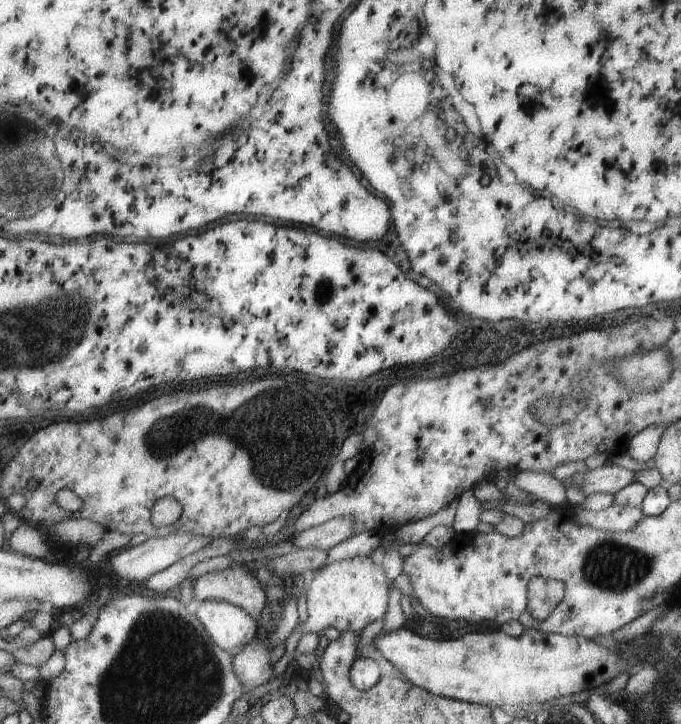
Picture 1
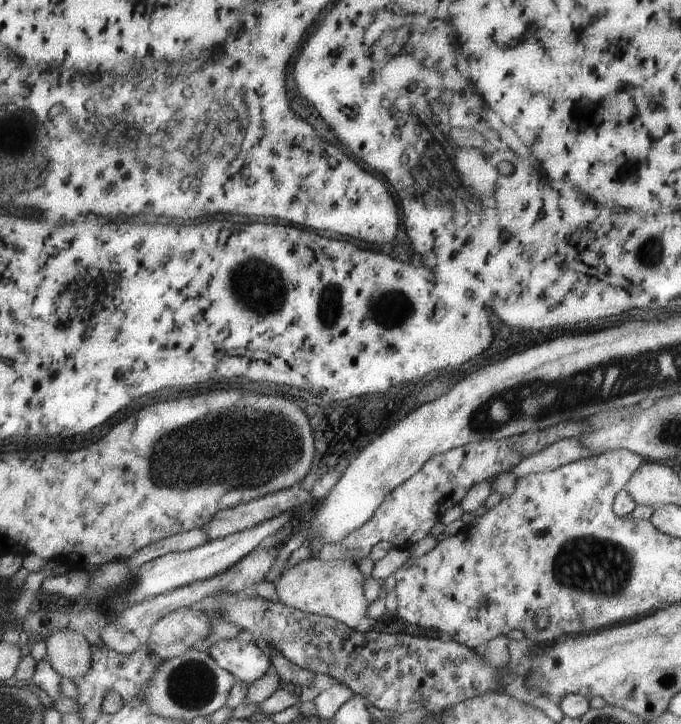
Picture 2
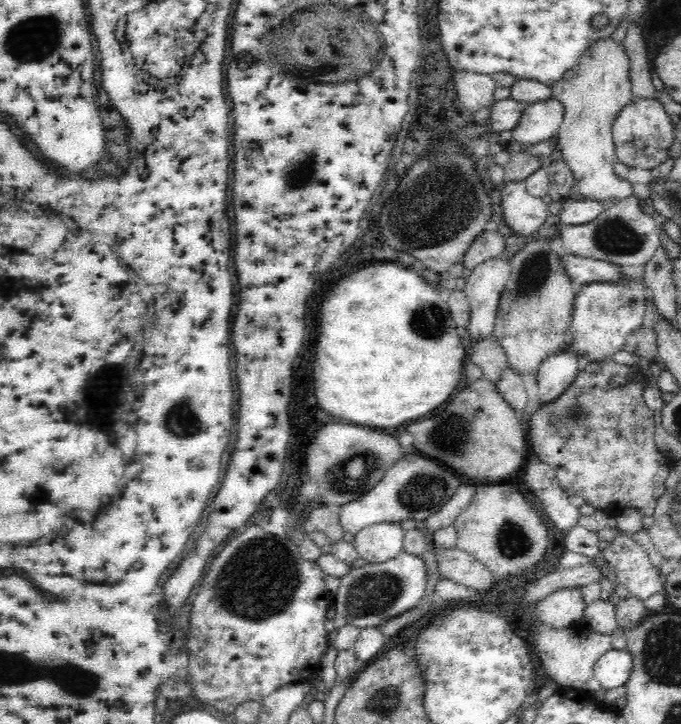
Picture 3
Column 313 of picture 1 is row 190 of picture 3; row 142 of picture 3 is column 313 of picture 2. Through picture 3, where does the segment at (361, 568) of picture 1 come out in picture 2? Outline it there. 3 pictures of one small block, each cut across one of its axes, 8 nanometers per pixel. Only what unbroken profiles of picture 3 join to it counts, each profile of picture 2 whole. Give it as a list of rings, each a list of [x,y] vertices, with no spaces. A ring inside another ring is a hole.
[[[307,559],[286,568],[273,583],[279,602],[301,612],[331,617],[352,629],[361,618],[367,616],[368,602],[362,589],[364,578],[352,560]]]

